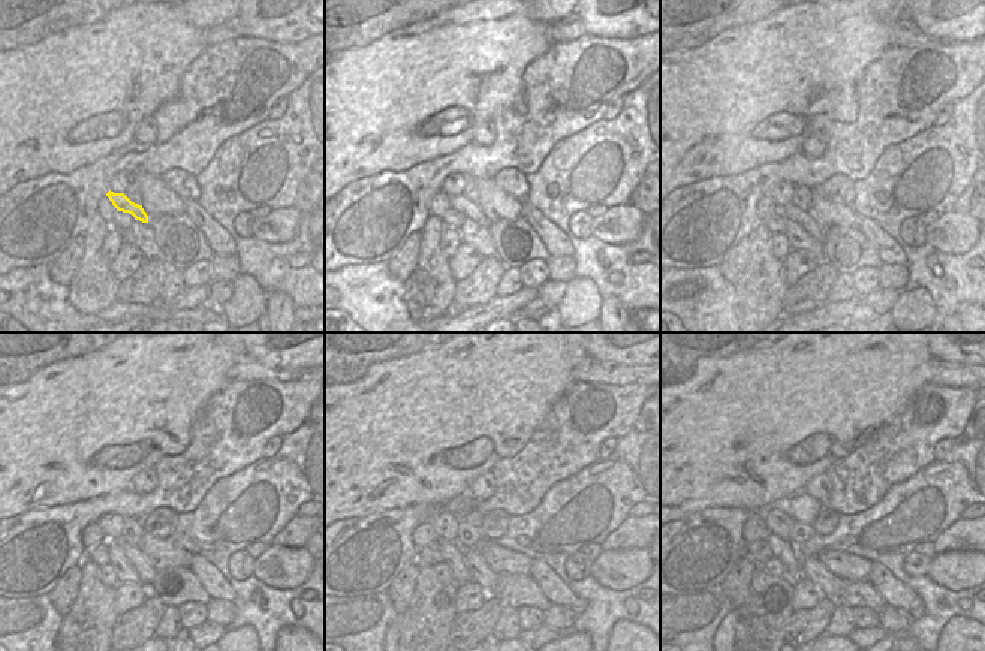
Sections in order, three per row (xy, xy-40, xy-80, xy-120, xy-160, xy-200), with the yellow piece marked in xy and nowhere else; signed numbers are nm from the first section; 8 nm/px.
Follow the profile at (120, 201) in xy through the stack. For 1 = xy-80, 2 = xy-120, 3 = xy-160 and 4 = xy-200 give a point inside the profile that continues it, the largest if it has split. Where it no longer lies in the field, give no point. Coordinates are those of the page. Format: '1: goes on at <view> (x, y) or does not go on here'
1: goes on at xy-80 (791, 211)
2: goes on at xy-120 (145, 570)
3: goes on at xy-160 (479, 570)
4: goes on at xy-200 (828, 584)

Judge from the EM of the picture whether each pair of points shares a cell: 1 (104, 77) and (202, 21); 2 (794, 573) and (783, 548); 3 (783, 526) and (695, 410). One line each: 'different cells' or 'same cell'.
1: different cells
2: same cell
3: different cells

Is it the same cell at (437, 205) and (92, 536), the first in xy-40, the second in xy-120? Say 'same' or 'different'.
same

